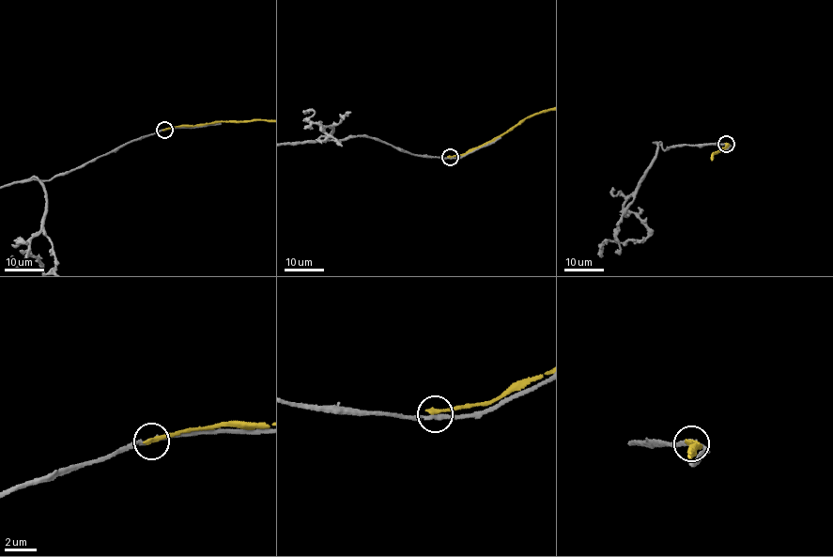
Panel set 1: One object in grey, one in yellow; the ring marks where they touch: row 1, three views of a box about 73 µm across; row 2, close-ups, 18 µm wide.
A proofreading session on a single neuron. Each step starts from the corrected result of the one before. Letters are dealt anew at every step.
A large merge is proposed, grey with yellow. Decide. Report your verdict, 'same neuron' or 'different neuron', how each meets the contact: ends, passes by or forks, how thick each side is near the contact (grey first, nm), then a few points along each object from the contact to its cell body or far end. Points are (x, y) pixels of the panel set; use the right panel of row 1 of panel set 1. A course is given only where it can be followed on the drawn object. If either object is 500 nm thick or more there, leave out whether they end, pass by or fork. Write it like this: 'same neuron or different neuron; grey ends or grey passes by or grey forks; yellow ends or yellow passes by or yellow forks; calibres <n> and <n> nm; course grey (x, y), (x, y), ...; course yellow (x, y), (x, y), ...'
different neuron; grey passes by; yellow ends; calibres 200 and 280 nm

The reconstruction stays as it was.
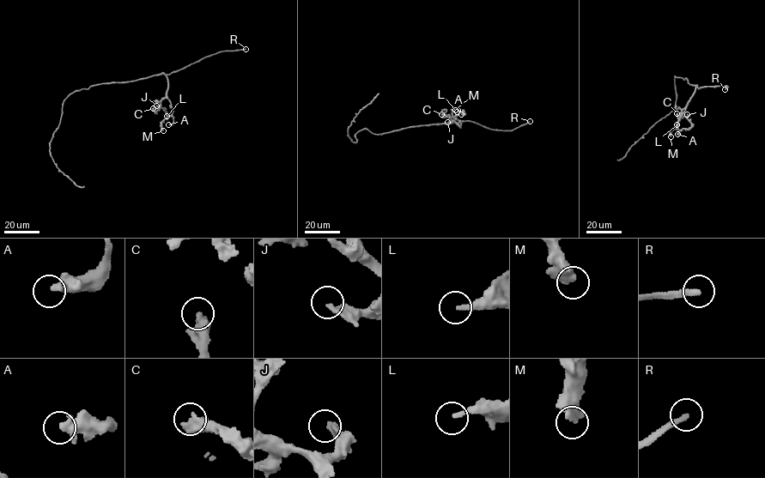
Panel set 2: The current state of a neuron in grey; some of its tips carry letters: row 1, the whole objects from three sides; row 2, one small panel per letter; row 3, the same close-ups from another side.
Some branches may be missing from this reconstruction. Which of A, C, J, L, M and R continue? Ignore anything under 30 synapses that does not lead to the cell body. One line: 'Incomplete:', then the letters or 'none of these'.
Incomplete: R

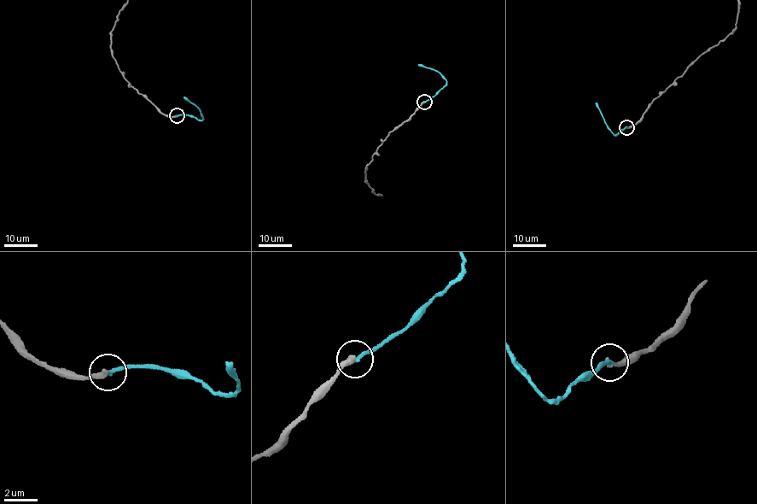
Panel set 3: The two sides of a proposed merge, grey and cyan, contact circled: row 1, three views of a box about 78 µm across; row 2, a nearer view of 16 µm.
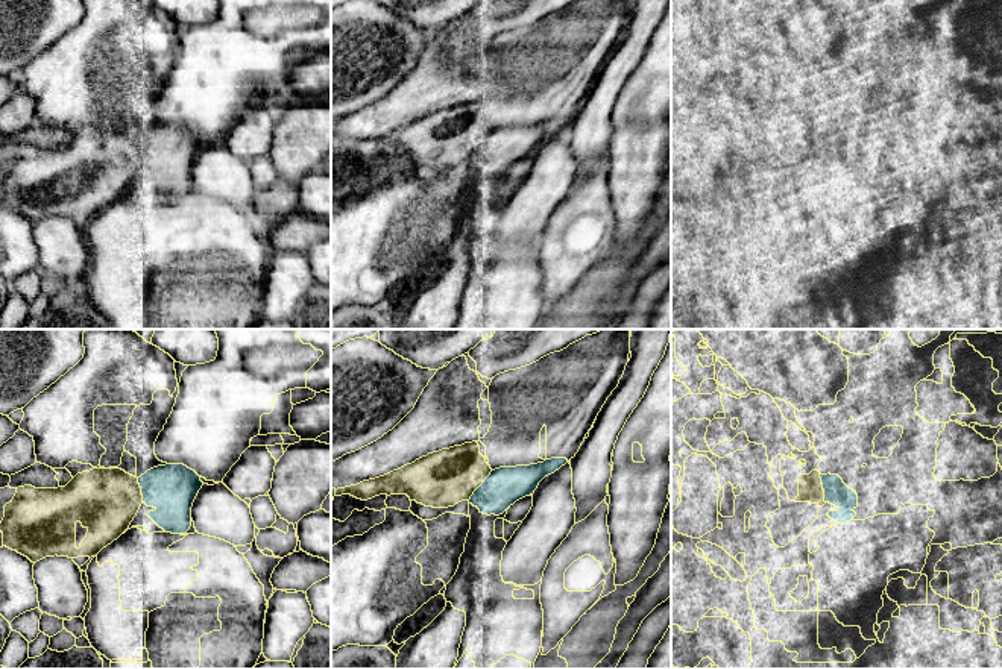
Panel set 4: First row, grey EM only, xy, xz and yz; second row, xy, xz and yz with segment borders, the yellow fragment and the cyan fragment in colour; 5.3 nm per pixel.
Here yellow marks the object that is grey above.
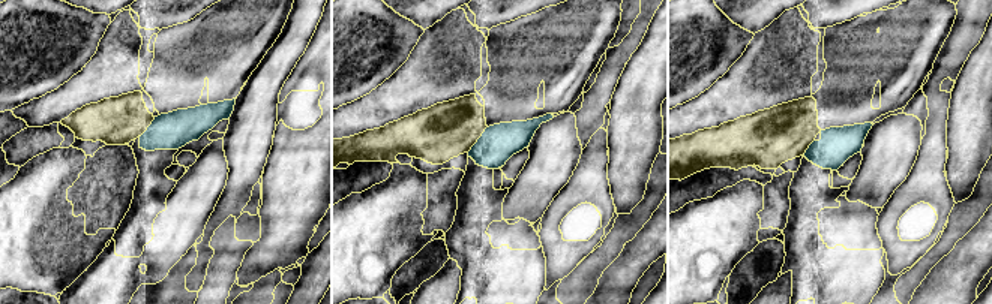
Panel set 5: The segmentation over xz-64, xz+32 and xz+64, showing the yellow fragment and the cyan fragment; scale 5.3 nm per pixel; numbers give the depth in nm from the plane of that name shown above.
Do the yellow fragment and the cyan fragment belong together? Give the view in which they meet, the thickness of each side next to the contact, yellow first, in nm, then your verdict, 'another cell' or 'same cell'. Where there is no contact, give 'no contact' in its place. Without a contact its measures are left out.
xz | 300/200 nm | same cell

